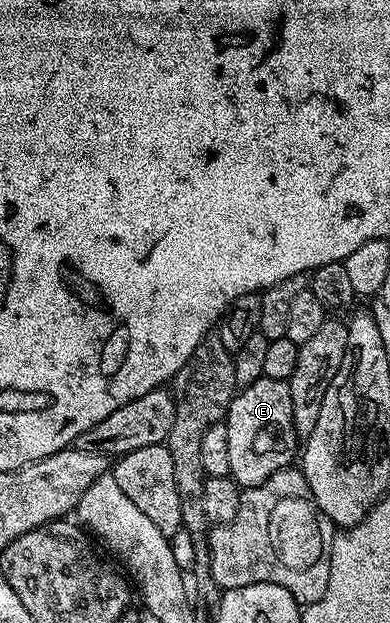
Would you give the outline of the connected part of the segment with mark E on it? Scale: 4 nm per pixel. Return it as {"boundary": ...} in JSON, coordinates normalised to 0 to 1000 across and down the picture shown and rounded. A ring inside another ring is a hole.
{"boundary":[[[674,604],[641,618],[618,620],[590,642],[574,679],[585,685],[590,764],[621,785],[677,775],[708,762],[708,756],[736,751],[767,726],[769,703],[749,679],[749,628],[731,612]]]}

